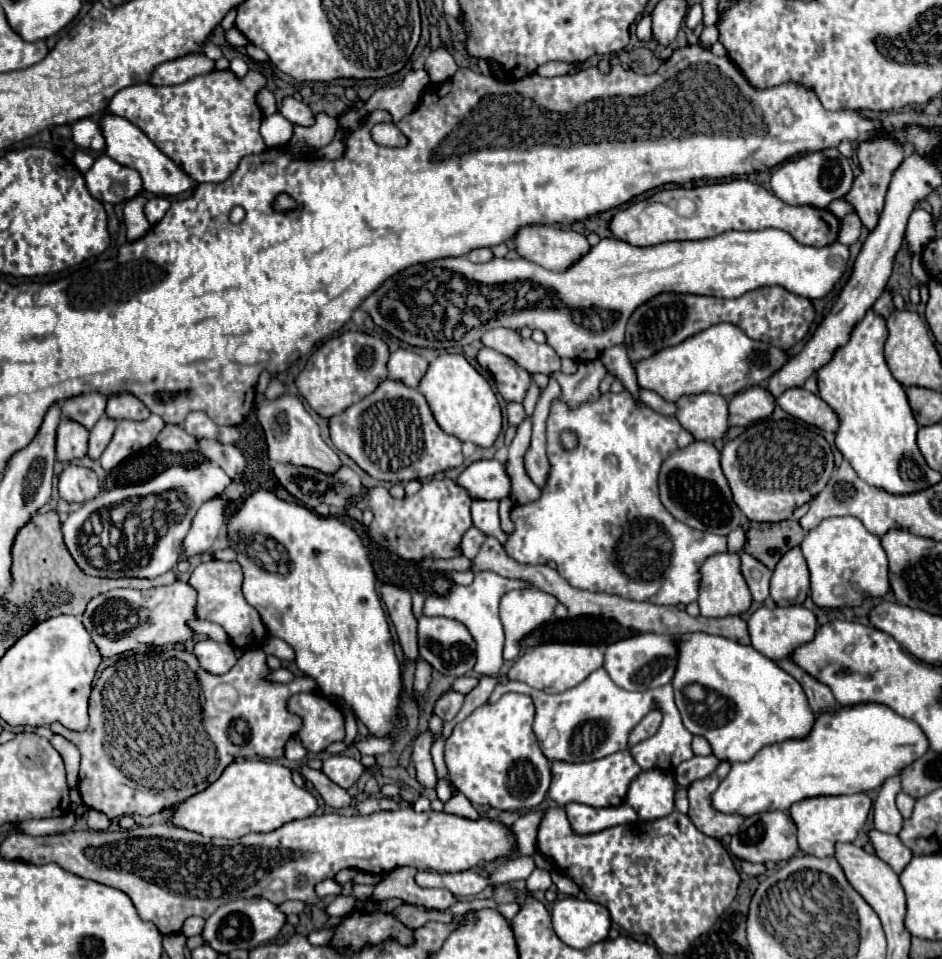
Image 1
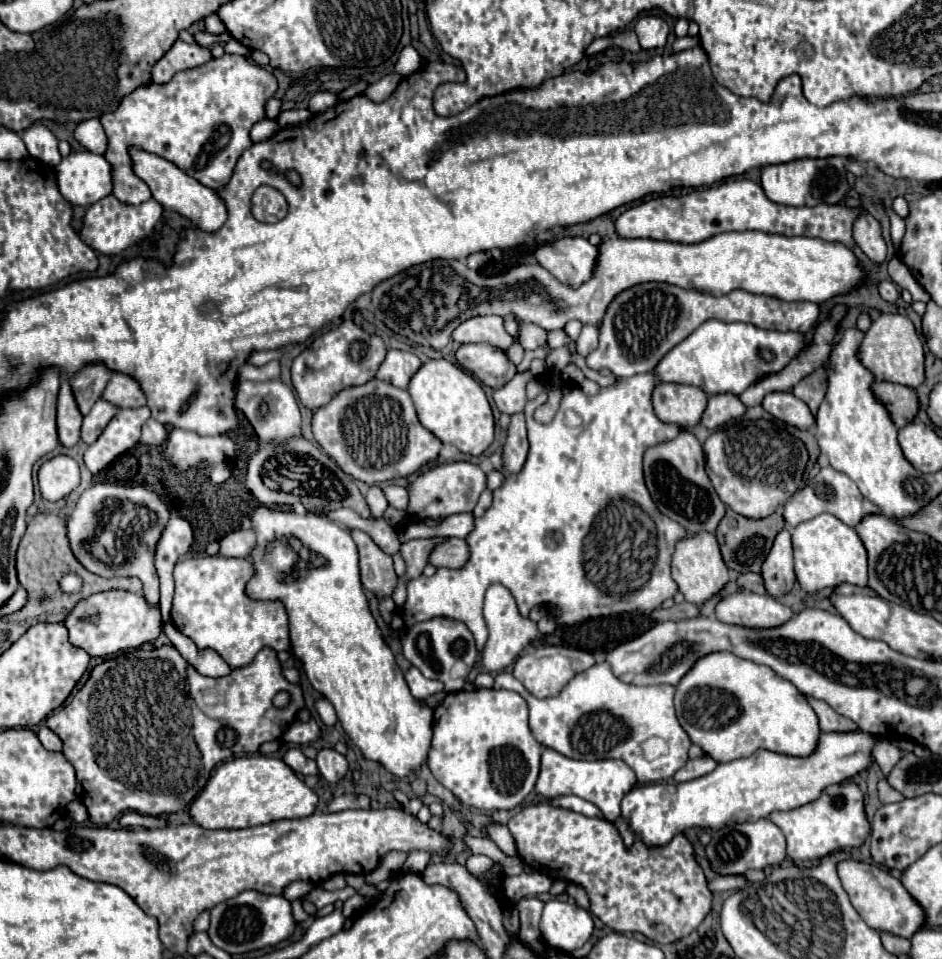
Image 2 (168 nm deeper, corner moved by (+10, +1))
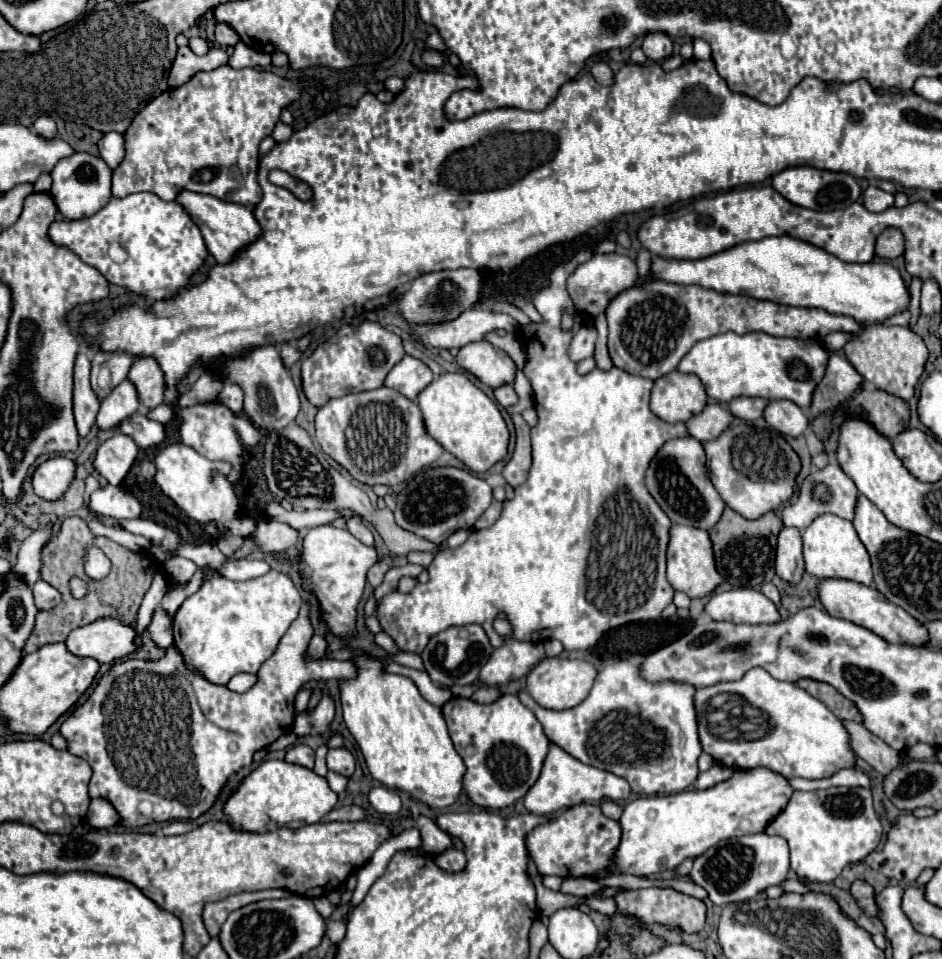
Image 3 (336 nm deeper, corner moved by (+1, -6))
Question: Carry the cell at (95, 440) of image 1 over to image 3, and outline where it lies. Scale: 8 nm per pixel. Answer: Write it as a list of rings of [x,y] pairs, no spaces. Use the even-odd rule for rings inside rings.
[[[124,380],[102,400],[102,406],[100,406],[100,412],[96,418],[96,426],[102,432],[116,430],[120,426],[120,422],[134,416],[140,410],[142,410],[142,404],[138,400],[136,388],[128,380]]]

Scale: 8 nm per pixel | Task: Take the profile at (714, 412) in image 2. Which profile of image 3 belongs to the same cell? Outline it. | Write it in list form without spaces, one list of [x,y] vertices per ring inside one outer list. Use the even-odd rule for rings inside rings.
[[[710,402],[700,414],[692,416],[692,420],[686,422],[686,428],[690,432],[690,436],[698,438],[700,442],[710,442],[714,438],[718,438],[734,420],[732,412],[718,404],[718,402]]]

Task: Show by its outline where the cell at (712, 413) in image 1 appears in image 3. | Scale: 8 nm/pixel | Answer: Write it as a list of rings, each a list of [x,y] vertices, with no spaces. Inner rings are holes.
[[[674,370],[654,382],[650,408],[664,422],[688,422],[692,416],[700,414],[706,404],[708,396],[694,374]]]

